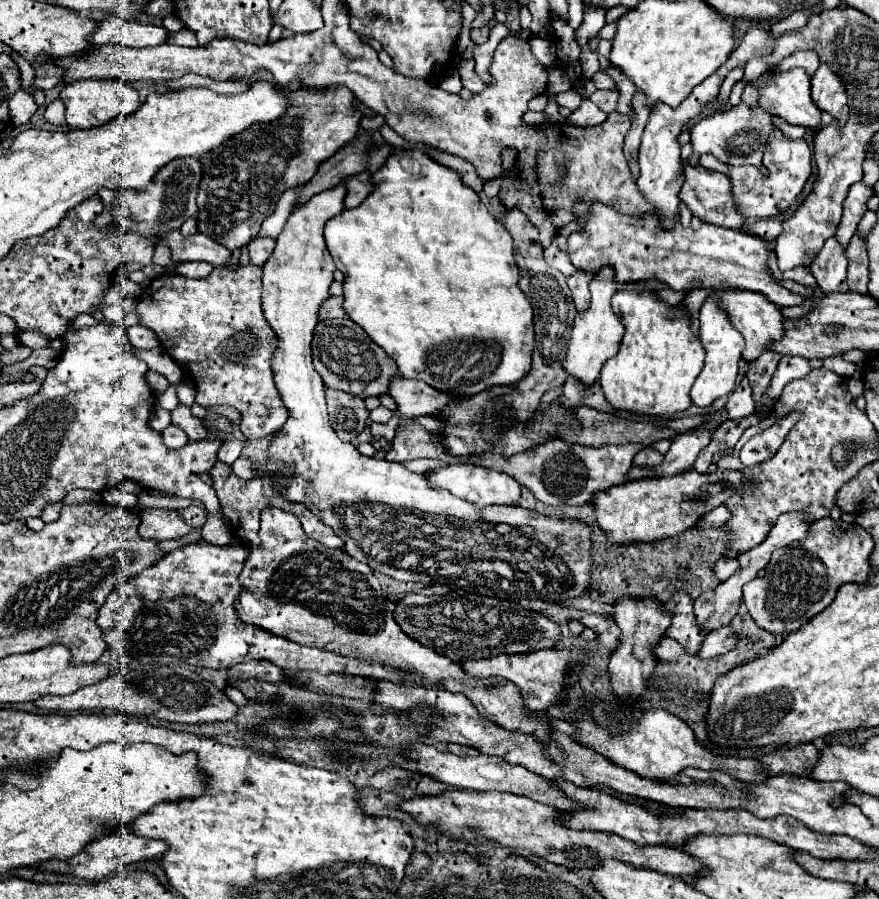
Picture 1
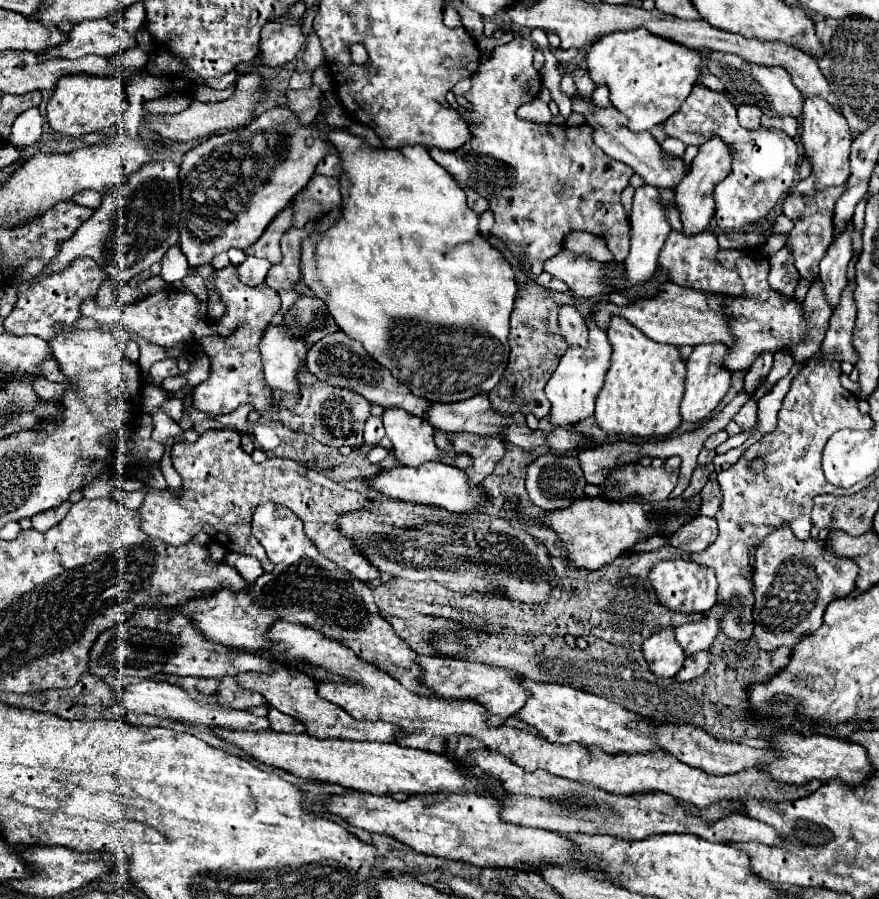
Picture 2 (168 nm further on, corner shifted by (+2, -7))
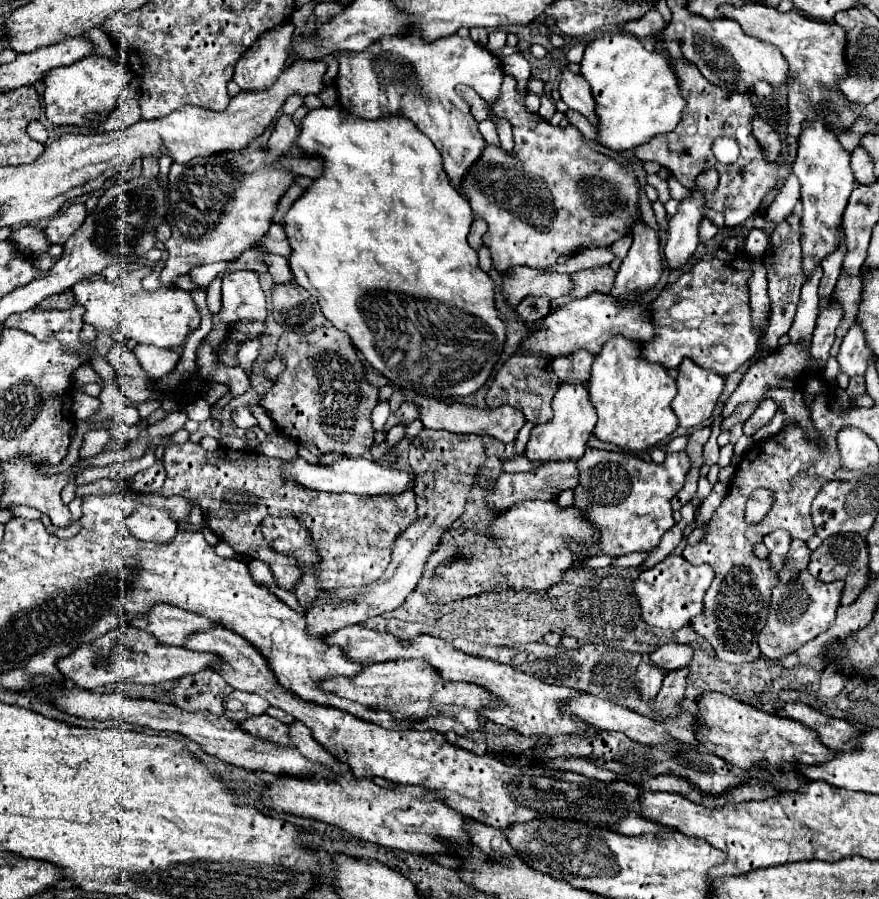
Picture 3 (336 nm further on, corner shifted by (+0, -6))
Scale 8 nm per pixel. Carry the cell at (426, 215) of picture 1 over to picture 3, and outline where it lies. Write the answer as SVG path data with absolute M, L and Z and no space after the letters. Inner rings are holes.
M321 106L315 110L309 110L307 116L301 120L301 132L297 136L297 146L305 156L315 156L323 162L323 172L313 180L313 184L295 200L295 204L287 210L283 222L285 222L285 236L291 244L291 256L289 256L289 268L295 274L295 282L301 284L301 272L307 278L307 284L313 290L313 296L317 296L317 302L321 306L323 316L339 330L347 332L367 364L371 364L377 372L381 372L389 382L395 386L423 394L423 396L467 396L475 390L483 388L485 380L491 376L493 366L497 364L503 342L505 342L505 324L497 318L497 308L493 300L493 280L489 274L485 274L479 268L477 252L469 246L467 236L469 234L473 212L467 204L467 198L455 190L441 166L441 156L437 148L427 140L411 120L405 116L383 116L377 120L365 120L359 116L353 116L345 108L337 106Z

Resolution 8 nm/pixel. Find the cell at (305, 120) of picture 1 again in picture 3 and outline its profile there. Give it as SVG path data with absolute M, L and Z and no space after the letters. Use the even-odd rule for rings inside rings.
M265 148L255 152L241 150L171 166L167 208L171 238L165 242L169 258L159 274L163 286L173 286L179 276L201 264L237 260L267 232L279 198L293 182L293 174L277 170L275 164L265 164L265 156Z

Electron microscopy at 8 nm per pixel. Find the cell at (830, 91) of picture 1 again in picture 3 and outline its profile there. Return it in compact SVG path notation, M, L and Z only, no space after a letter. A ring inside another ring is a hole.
M805 122L805 130L799 136L799 152L797 152L797 158L793 164L793 174L799 178L799 184L801 184L801 204L803 204L803 214L801 214L803 264L801 266L803 266L803 274L809 278L813 274L815 266L819 266L823 262L823 258L827 258L829 254L833 254L839 248L839 242L841 242L839 224L841 224L847 200L851 196L851 190L855 186L855 176L849 166L849 154L841 148L841 144L833 132L823 130L821 122Z

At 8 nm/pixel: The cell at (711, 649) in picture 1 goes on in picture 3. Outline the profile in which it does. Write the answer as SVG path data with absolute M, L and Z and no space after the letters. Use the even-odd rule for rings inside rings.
M675 670L669 672L663 680L663 686L655 698L655 702L651 704L651 708L663 716L663 718L673 718L681 712L681 702L685 696L685 678L687 678L687 670Z

